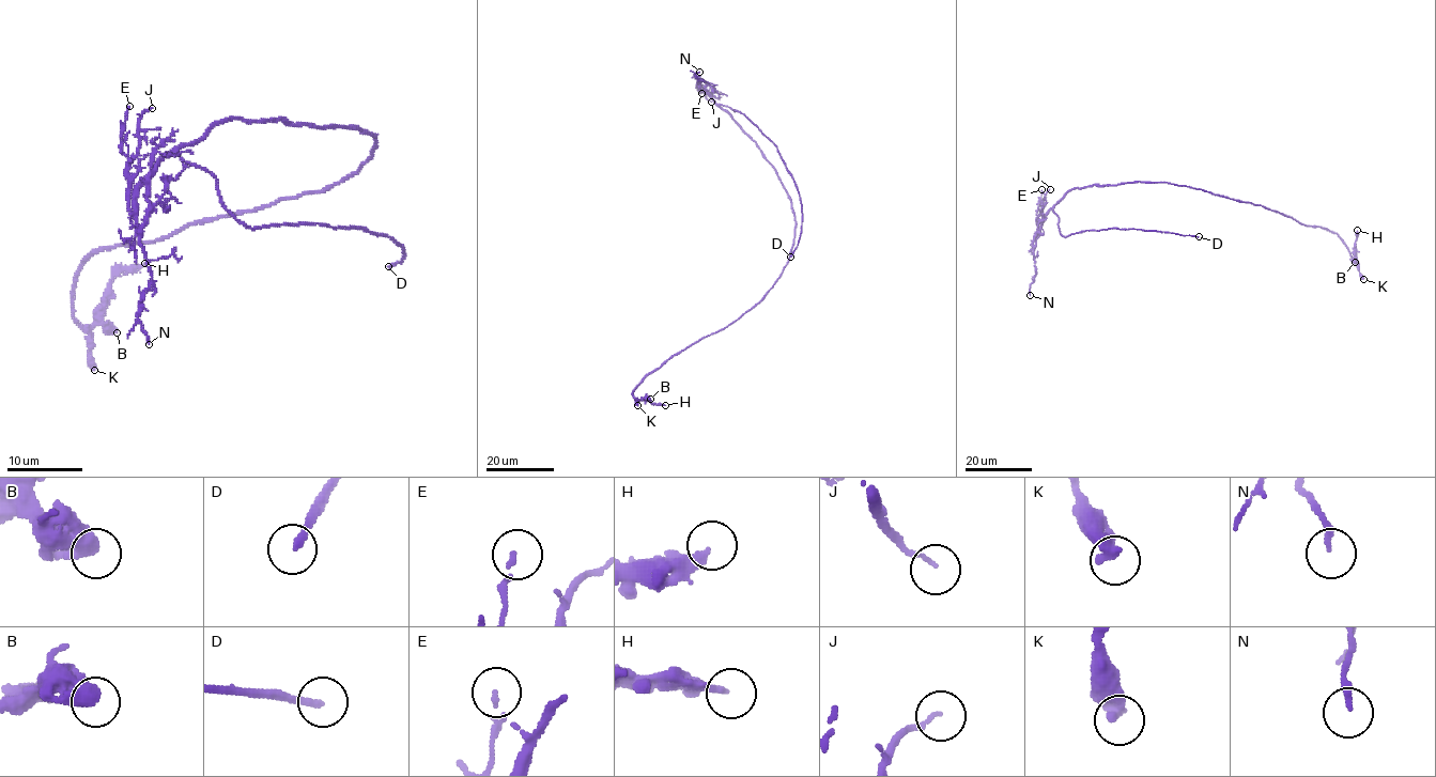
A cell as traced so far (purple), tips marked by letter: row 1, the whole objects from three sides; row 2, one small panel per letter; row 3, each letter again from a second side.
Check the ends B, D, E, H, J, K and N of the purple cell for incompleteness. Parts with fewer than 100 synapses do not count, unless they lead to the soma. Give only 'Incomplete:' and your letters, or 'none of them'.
Incomplete: D

